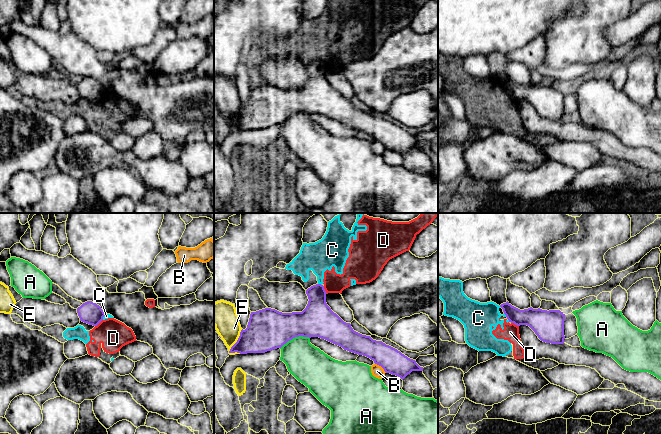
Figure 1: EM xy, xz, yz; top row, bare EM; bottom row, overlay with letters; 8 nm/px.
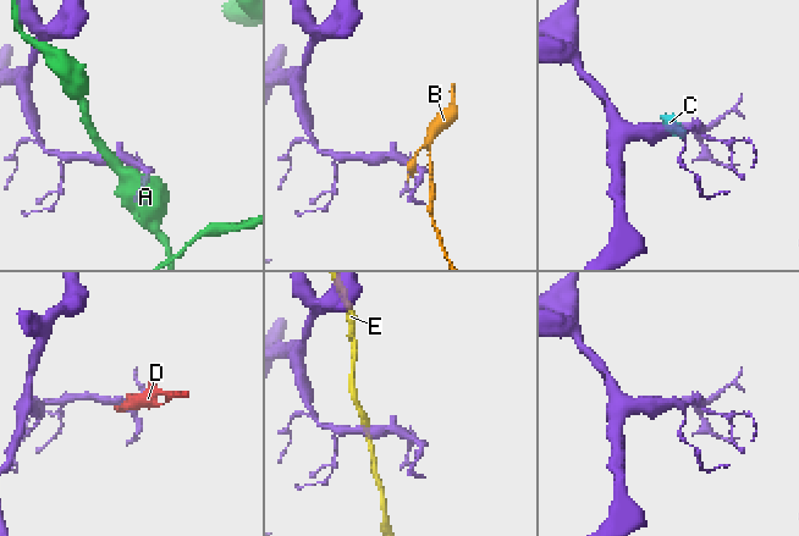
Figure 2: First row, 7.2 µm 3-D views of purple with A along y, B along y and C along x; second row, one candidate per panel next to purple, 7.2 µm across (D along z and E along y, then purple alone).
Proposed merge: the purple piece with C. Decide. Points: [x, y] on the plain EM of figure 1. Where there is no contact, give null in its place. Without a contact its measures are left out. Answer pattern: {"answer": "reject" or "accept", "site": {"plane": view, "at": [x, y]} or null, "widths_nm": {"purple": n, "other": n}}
{"answer": "reject", "site": {"plane": "xz", "at": [320, 60]}, "widths_nm": {"purple": 240, "other": 240}}

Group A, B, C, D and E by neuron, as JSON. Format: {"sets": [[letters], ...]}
{"sets": [["A"], ["B"], ["C", "D"], ["E"]]}

